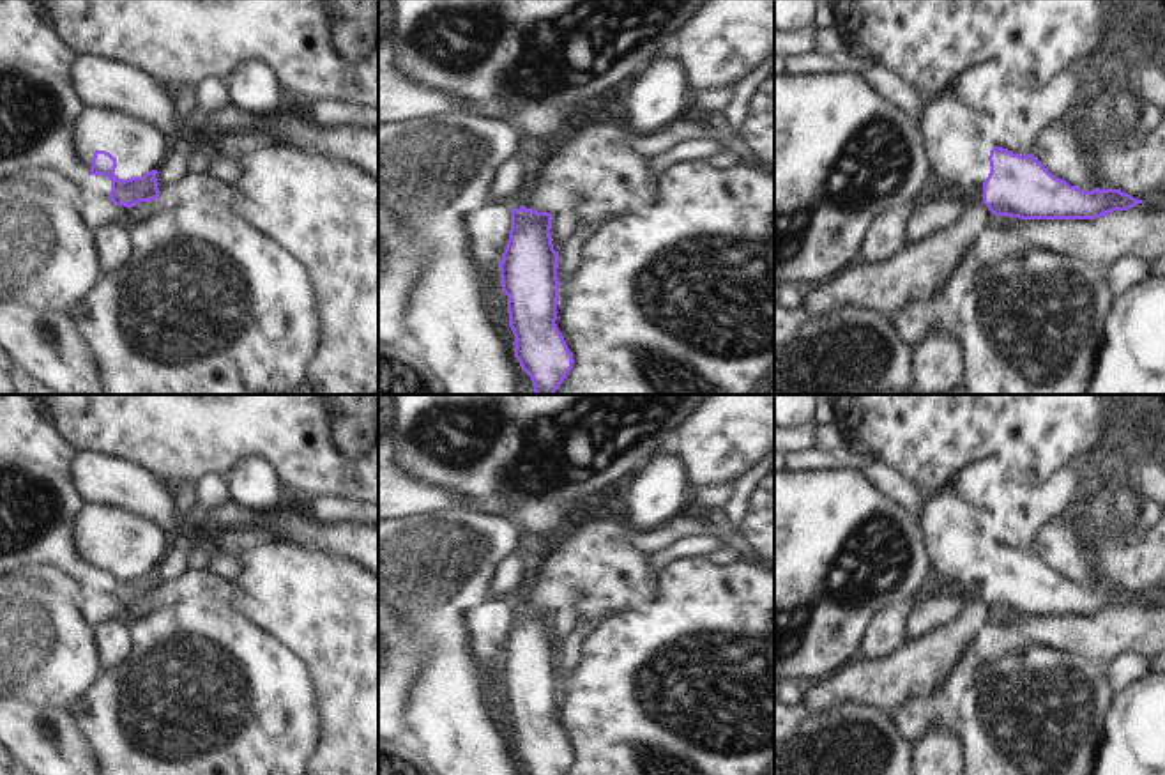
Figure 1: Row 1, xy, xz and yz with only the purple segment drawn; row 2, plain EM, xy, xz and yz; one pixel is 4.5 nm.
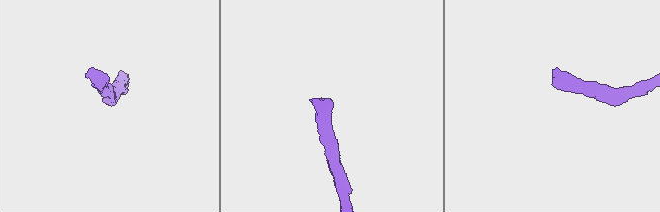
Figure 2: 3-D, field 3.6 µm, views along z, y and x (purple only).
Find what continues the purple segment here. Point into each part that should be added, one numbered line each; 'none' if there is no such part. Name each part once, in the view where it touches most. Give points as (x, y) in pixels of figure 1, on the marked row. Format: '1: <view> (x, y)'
1: xy (138, 147)

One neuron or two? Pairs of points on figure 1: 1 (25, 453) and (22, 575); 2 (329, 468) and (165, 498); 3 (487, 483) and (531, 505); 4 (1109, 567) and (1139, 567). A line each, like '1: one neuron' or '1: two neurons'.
1: one neuron
2: two neurons
3: one neuron
4: one neuron

